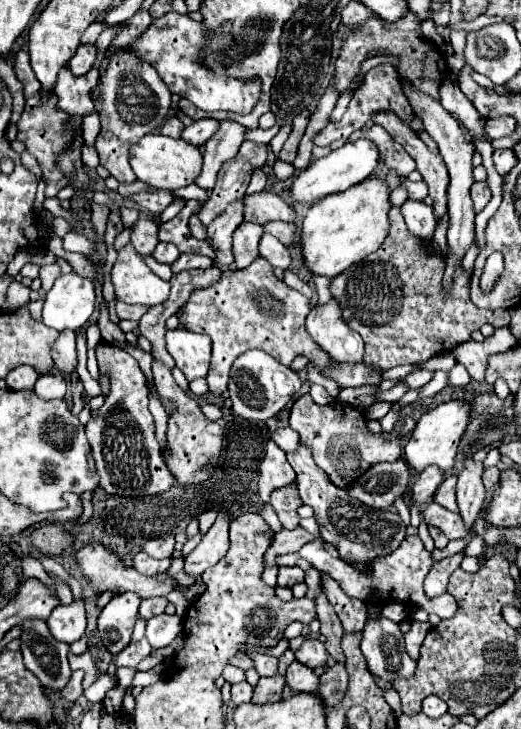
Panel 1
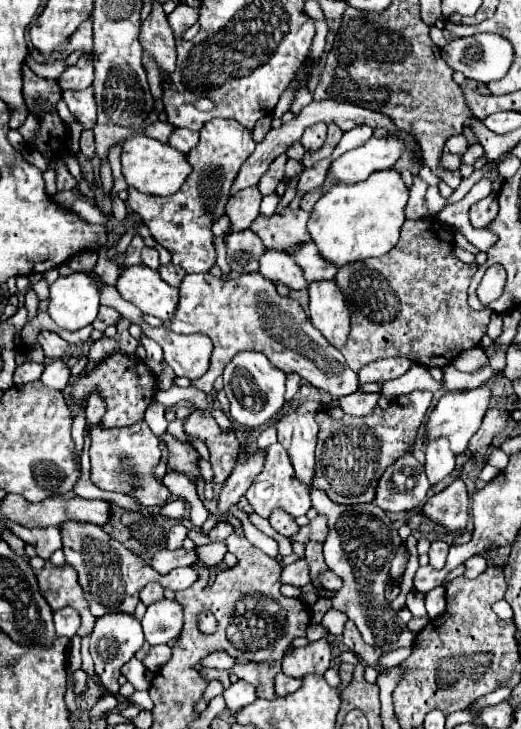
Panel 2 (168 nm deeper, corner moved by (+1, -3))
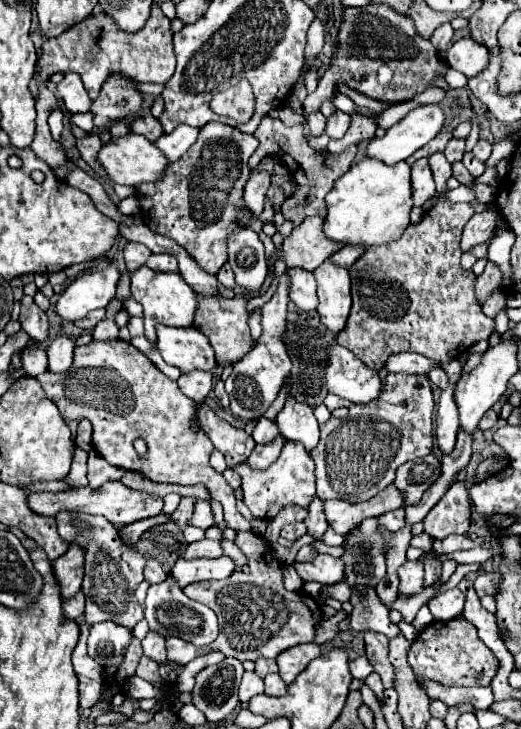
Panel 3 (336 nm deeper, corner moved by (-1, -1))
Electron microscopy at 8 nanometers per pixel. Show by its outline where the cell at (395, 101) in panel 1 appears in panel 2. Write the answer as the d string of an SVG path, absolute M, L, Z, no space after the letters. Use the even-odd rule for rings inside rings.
M314 124L312 128L306 128L300 142L308 152L316 152L326 142L326 126L324 124Z

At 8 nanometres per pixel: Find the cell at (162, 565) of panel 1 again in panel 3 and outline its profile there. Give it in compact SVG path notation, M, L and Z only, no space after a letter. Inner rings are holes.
M204 538L204 540L200 540L200 542L192 542L188 548L186 548L186 552L182 554L182 558L188 558L188 560L192 560L192 558L218 558L218 556L222 556L224 552L222 552L222 546L220 546L220 542L218 540L208 540L208 538Z

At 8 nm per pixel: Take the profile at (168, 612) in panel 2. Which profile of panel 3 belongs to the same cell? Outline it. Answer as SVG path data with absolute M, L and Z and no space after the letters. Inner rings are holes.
M168 576L164 582L158 582L148 588L144 614L146 614L150 630L154 630L162 636L180 636L198 648L208 646L218 636L218 620L214 618L214 610L210 610L208 606L204 606L196 600L190 600L172 576Z

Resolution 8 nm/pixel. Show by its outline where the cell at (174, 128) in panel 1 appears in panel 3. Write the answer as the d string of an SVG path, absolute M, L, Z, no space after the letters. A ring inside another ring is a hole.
M144 114L144 116L138 116L136 120L132 120L130 122L130 130L134 134L146 136L150 142L156 142L158 136L162 136L162 126L152 114Z

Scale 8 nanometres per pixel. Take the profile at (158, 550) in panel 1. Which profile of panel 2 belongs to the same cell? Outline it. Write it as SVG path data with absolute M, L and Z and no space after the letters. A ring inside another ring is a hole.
M176 524L172 530L170 530L170 534L168 534L168 542L166 542L166 550L176 550L176 548L180 548L182 546L182 542L184 542L184 538L186 538L186 526L182 526L182 524Z

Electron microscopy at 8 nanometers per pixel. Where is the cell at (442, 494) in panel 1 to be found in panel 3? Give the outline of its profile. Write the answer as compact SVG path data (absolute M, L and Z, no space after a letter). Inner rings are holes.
M456 482L424 518L424 532L436 540L444 540L450 534L466 534L470 528L471 512L468 490L462 482Z

